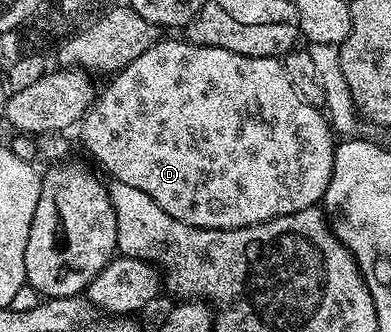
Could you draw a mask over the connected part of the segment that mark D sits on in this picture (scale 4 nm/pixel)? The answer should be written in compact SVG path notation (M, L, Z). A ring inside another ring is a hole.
M160 40L153 44L153 48L149 48L149 52L137 56L133 64L119 71L108 82L111 83L104 90L102 87L98 91L94 104L87 110L83 121L78 123L79 138L83 141L84 148L95 157L94 165L108 179L129 184L129 188L141 188L141 192L145 192L145 196L152 198L162 210L169 212L169 216L197 228L232 230L261 224L276 216L301 212L305 208L319 206L322 203L323 193L325 188L329 188L333 172L337 138L324 111L318 106L310 106L293 88L293 84L289 84L289 76L285 76L285 68L279 58L245 56L229 52L225 48L198 46L186 40L180 42Z

